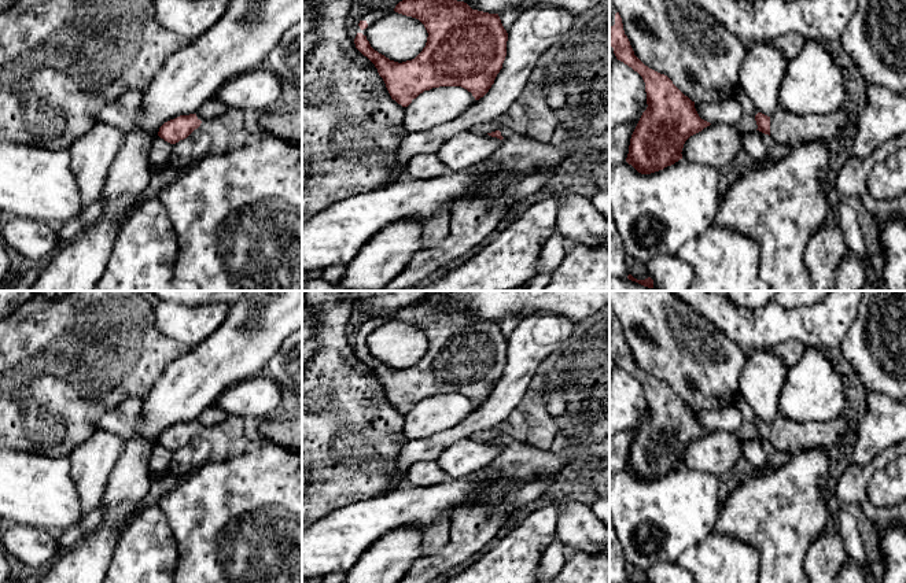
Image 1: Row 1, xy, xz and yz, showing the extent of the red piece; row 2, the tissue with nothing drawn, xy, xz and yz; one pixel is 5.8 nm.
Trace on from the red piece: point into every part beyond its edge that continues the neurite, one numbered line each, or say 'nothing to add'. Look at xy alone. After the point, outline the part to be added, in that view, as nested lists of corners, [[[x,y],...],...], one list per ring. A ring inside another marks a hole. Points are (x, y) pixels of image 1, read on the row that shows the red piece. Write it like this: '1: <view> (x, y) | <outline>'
1: xy (212, 109) | [[[209,99],[198,108],[195,114],[198,119],[203,122],[211,118],[221,118],[225,110],[226,107],[221,102],[217,102],[216,99]]]

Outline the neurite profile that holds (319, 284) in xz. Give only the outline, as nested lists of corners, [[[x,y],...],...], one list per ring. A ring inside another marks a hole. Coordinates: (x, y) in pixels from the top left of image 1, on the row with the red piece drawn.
[[[323,278],[307,280],[302,291],[346,291],[338,284],[328,283]]]

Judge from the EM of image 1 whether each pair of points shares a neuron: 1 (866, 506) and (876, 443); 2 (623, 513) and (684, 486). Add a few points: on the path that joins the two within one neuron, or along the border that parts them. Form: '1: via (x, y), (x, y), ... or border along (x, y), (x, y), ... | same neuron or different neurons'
1: border along (891, 445), (865, 464), (851, 461) | different neurons
2: via (639, 513), (656, 513), (669, 501) | same neuron

